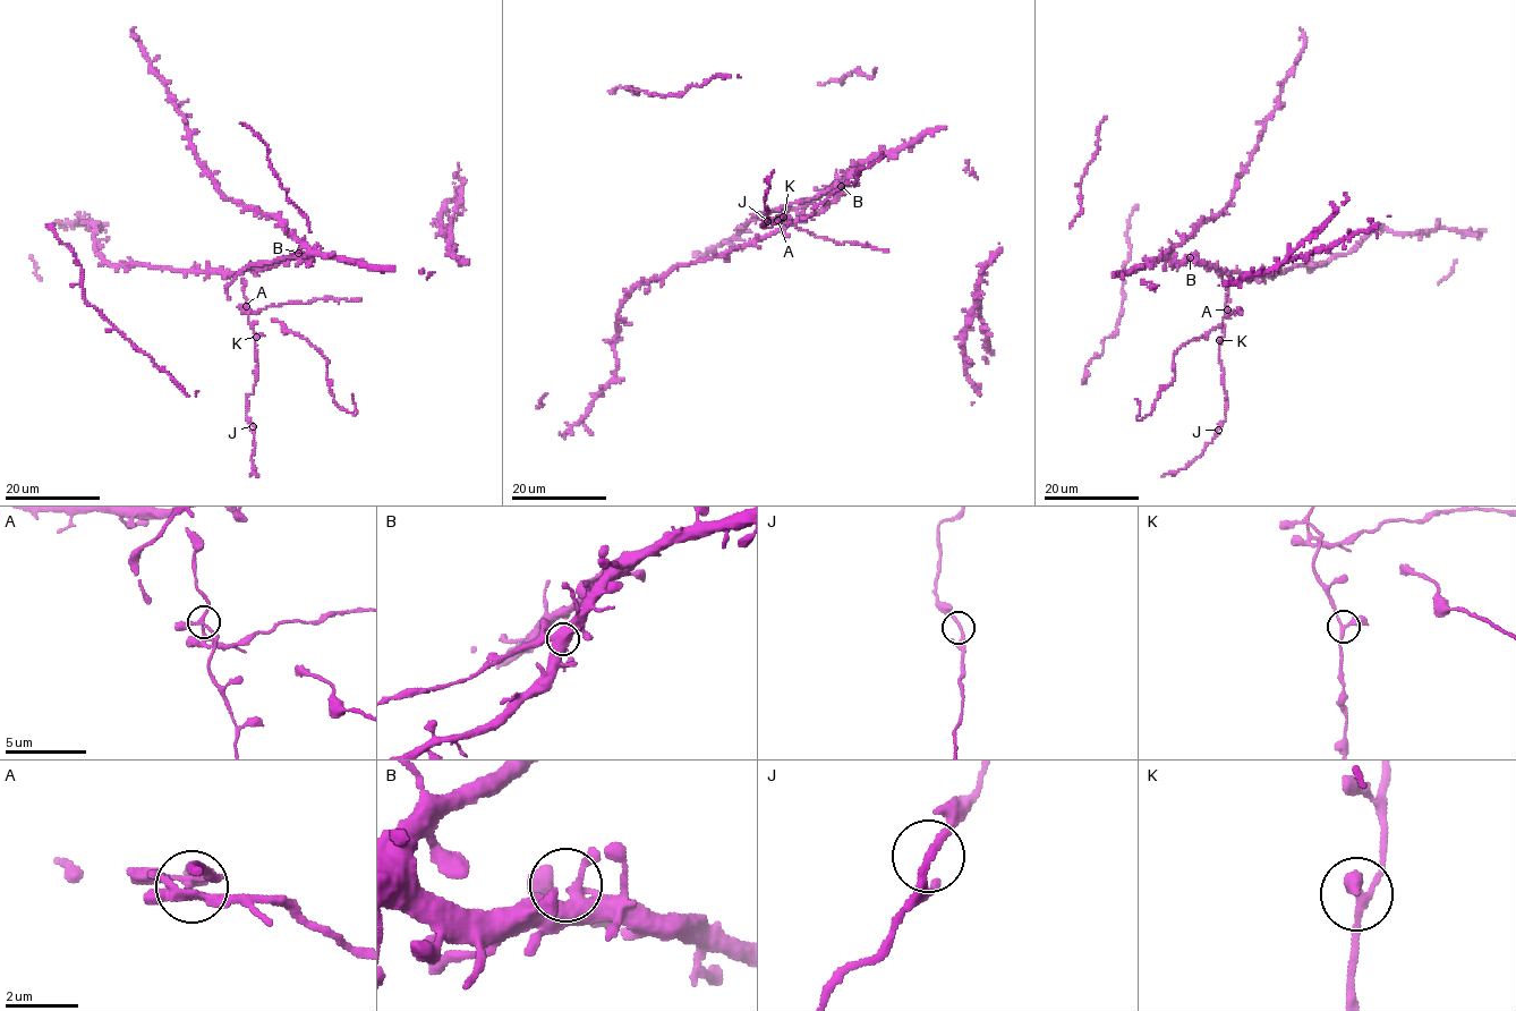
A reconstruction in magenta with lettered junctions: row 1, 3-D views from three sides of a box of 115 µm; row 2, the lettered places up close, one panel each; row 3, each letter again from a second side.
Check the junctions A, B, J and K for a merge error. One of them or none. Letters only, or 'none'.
A

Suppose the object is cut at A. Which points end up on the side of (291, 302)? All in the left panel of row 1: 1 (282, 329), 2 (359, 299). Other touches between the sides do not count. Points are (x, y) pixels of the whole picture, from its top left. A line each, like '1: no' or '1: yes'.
1: no
2: yes

